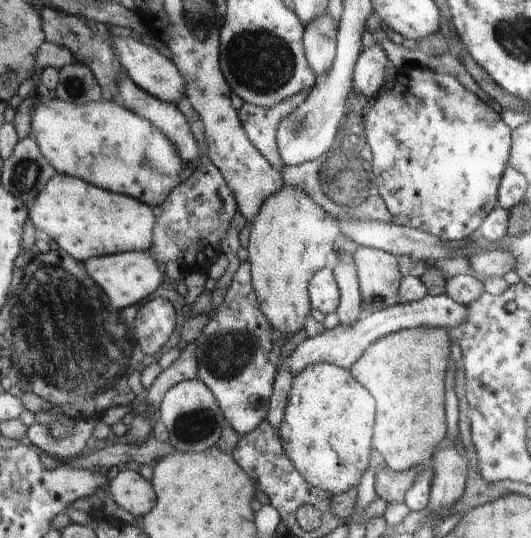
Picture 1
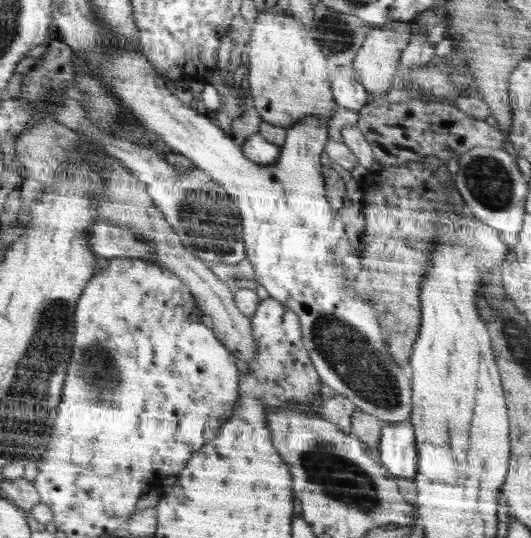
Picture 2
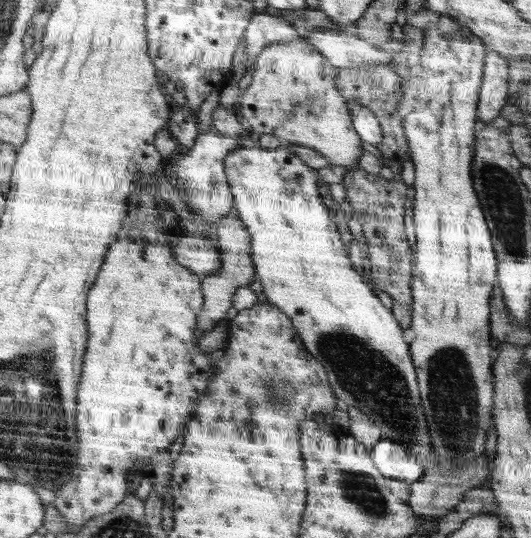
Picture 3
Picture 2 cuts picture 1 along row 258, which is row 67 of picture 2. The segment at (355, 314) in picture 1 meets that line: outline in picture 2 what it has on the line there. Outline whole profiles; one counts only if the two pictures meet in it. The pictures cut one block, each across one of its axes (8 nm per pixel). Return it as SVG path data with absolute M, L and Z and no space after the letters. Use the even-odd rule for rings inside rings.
M353 66L338 67L338 73L333 81L333 94L338 106L343 106L353 111L359 111L370 101L370 94L362 87Z

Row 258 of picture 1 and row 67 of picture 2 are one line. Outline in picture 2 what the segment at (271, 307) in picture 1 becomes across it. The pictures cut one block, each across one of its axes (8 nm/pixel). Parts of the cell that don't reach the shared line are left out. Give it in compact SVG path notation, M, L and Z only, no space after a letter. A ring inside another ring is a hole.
M268 8L253 20L250 25L251 33L248 42L249 67L248 84L254 100L254 108L264 122L283 126L289 129L306 117L316 115L328 126L328 118L334 112L335 95L330 92L330 74L326 74L327 55L321 50L316 37L310 32L305 23L292 18L276 8Z

